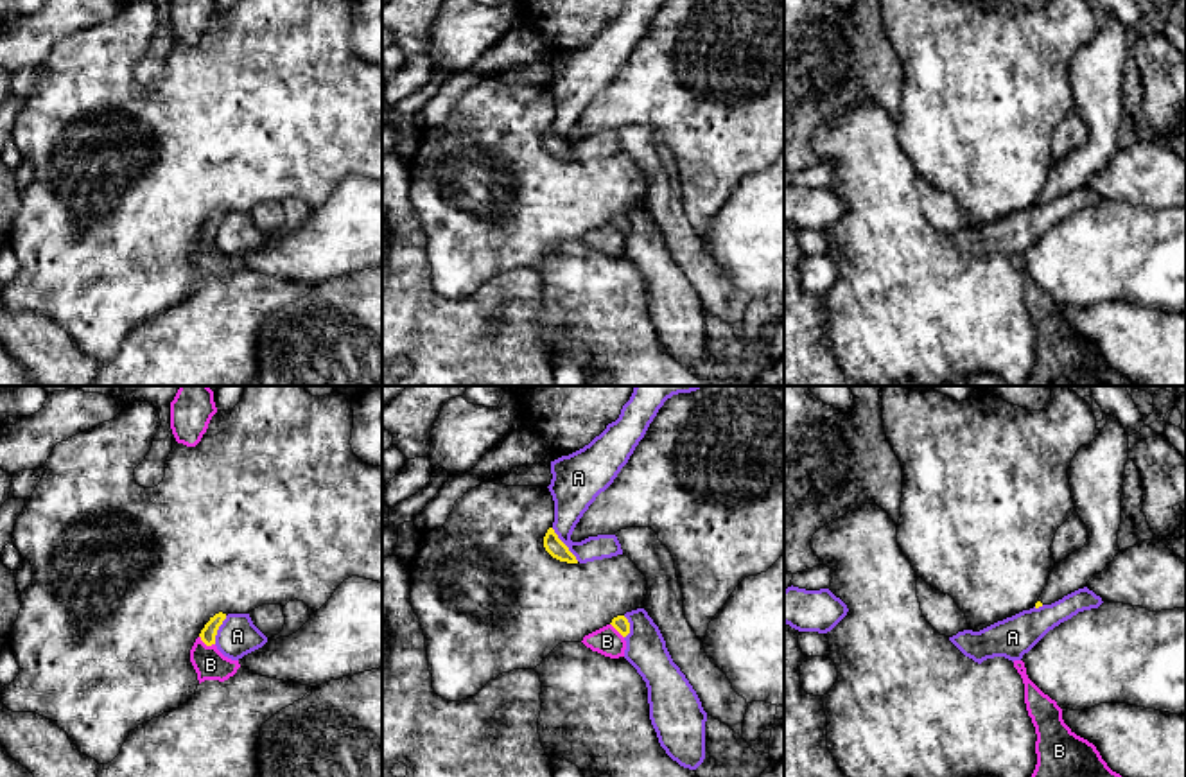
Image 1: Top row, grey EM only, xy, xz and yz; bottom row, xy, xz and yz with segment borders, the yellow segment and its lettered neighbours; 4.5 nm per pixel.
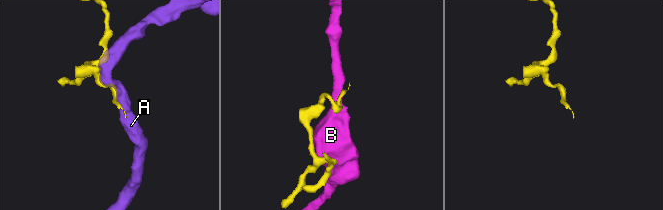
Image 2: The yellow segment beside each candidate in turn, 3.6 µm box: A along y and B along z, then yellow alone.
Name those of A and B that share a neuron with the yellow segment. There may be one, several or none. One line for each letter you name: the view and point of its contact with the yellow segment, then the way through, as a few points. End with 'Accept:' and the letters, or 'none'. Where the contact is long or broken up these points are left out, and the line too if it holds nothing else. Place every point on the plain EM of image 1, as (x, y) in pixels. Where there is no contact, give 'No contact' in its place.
Accept: none

